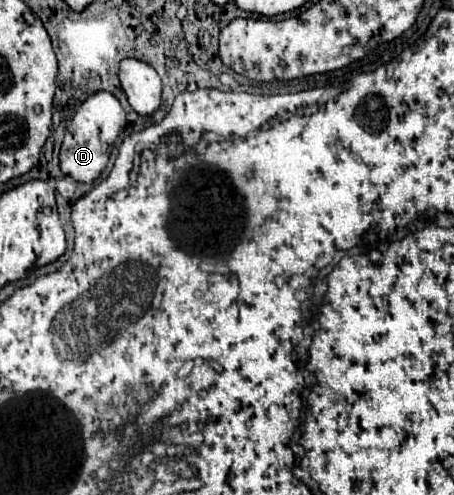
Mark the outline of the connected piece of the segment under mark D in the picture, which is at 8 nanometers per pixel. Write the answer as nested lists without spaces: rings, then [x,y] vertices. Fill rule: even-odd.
[[[96,92],[88,96],[66,128],[66,138],[60,148],[62,172],[74,178],[76,182],[94,182],[108,164],[108,150],[104,146],[118,138],[122,126],[124,126],[124,108],[120,106],[114,94]]]

